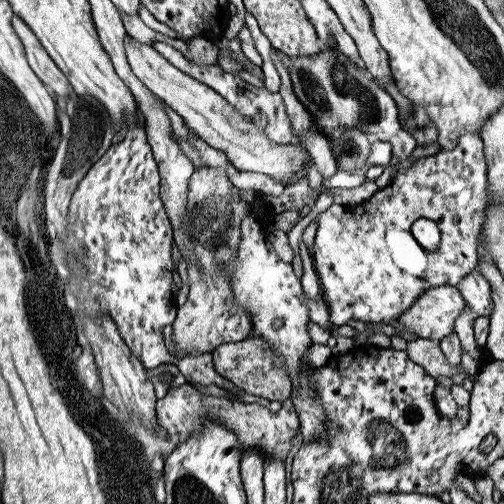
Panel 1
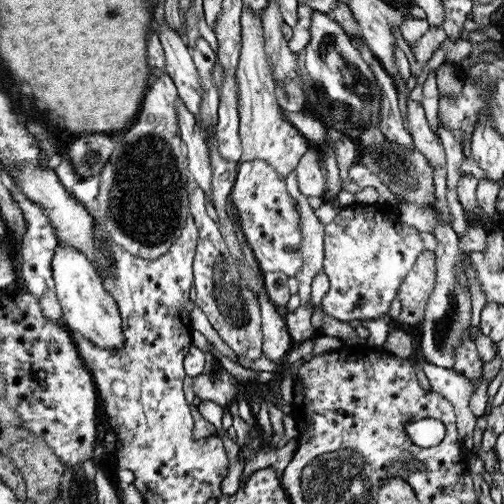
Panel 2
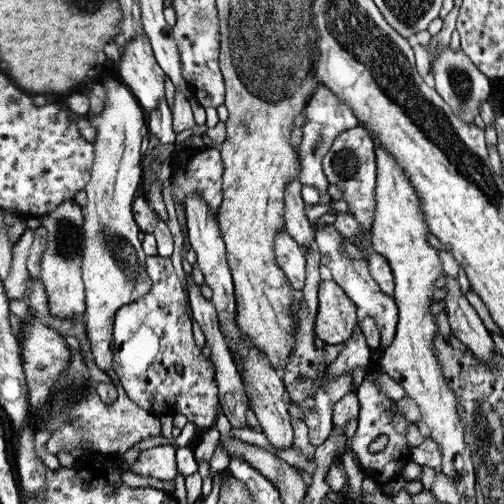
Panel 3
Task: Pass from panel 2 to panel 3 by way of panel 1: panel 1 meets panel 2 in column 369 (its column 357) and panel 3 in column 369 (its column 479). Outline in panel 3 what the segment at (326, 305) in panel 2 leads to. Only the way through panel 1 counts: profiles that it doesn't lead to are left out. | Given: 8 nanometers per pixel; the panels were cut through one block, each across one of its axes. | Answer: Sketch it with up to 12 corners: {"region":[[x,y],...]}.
{"region":[[342,130],[322,156],[328,184],[344,194],[362,232],[374,226],[374,142]]}

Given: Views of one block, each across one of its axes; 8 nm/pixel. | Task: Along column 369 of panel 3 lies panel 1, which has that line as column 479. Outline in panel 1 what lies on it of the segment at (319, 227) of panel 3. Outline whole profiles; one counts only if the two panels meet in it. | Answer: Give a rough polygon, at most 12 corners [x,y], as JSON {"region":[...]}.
{"region":[[479,268],[459,284],[473,318],[491,316],[493,292]]}

